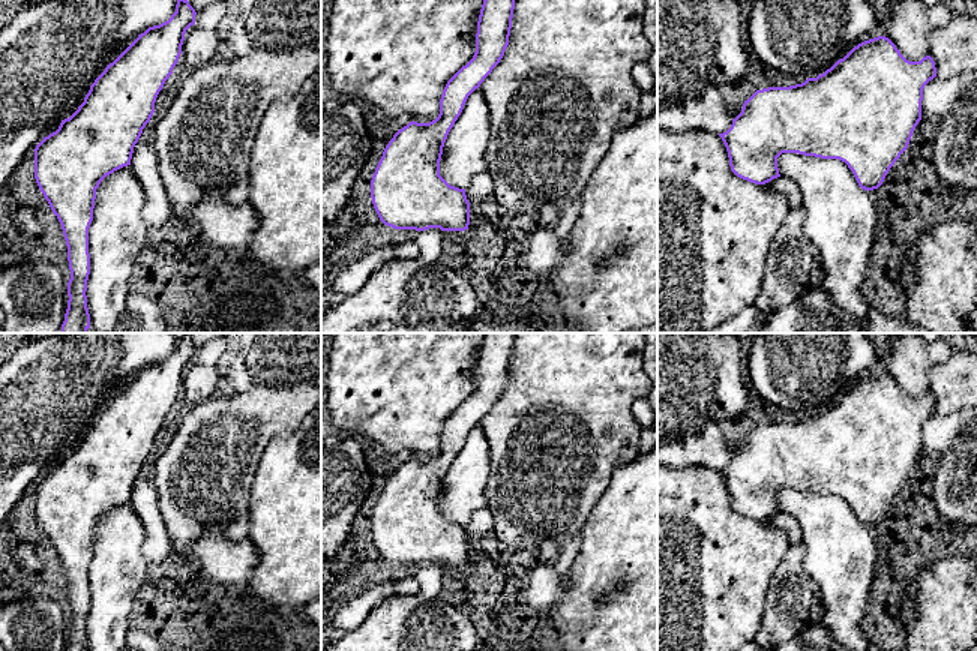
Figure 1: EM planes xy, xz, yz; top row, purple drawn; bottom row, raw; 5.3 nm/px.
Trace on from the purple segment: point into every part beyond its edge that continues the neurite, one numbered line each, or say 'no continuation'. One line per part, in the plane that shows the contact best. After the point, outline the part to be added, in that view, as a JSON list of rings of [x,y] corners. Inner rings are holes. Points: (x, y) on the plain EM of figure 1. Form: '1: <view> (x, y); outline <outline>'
no continuation

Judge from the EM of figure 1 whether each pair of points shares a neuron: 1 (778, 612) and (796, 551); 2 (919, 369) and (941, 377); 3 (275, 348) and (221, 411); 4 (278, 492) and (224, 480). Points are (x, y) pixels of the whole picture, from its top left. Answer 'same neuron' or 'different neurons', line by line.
1: same neuron
2: different neurons
3: different neurons
4: different neurons

